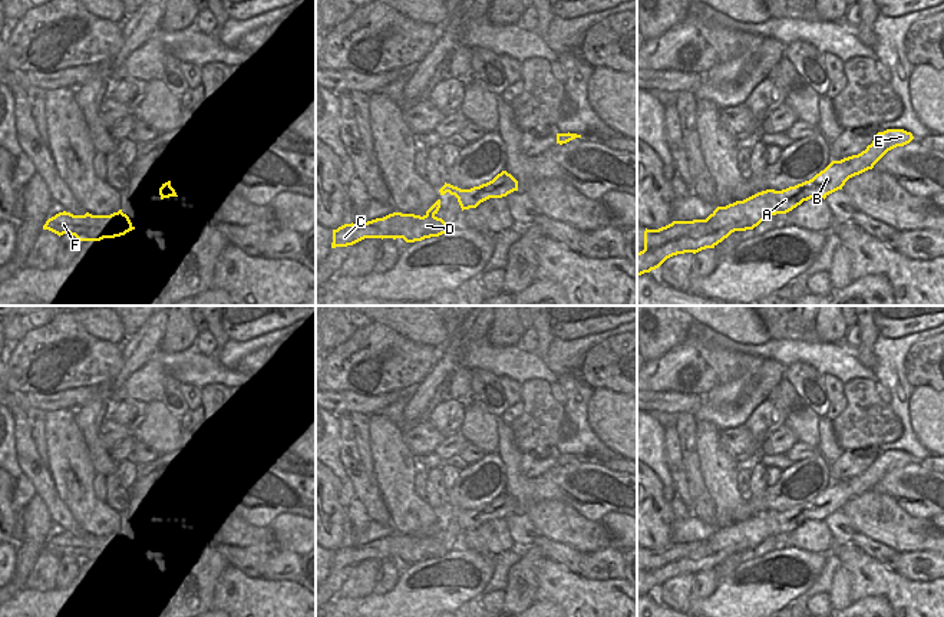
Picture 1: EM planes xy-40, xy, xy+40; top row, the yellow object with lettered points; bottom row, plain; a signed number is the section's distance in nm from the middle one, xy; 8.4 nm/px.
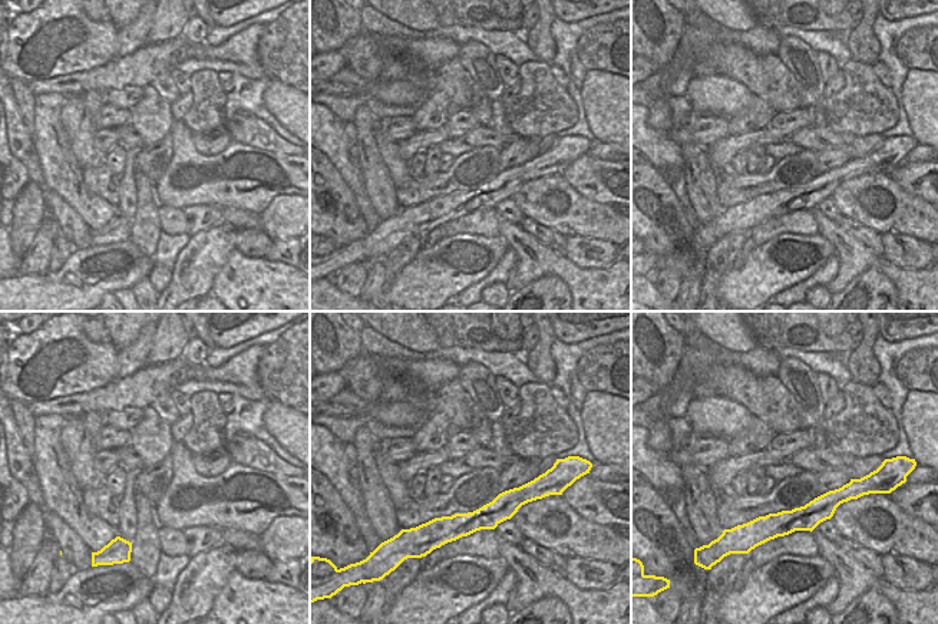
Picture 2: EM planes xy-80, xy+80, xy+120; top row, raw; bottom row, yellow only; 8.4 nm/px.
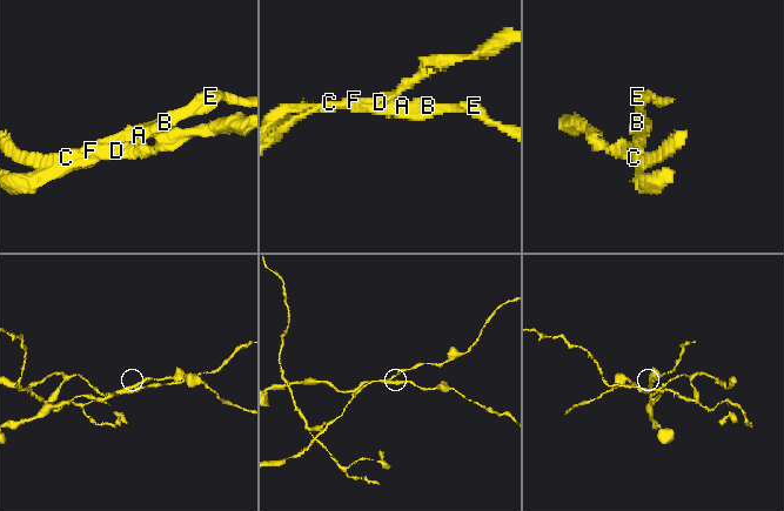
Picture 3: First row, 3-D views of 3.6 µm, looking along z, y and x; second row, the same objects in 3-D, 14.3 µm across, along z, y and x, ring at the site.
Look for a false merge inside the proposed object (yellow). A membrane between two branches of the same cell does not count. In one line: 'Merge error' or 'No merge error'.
Merge error

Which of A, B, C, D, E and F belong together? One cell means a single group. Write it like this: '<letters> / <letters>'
A B E / C D F

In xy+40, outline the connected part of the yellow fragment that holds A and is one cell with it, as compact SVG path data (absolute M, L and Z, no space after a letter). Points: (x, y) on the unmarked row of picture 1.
M904 451L878 453L865 472L841 482L832 482L809 502L782 512L766 511L743 522L717 528L692 557L637 574L637 598L659 590L673 577L696 575L706 570L714 570L732 554L753 551L766 538L786 535L803 522L811 519L825 521L829 515L842 511L849 499L872 491L888 472L904 468L912 461L912 455Z

